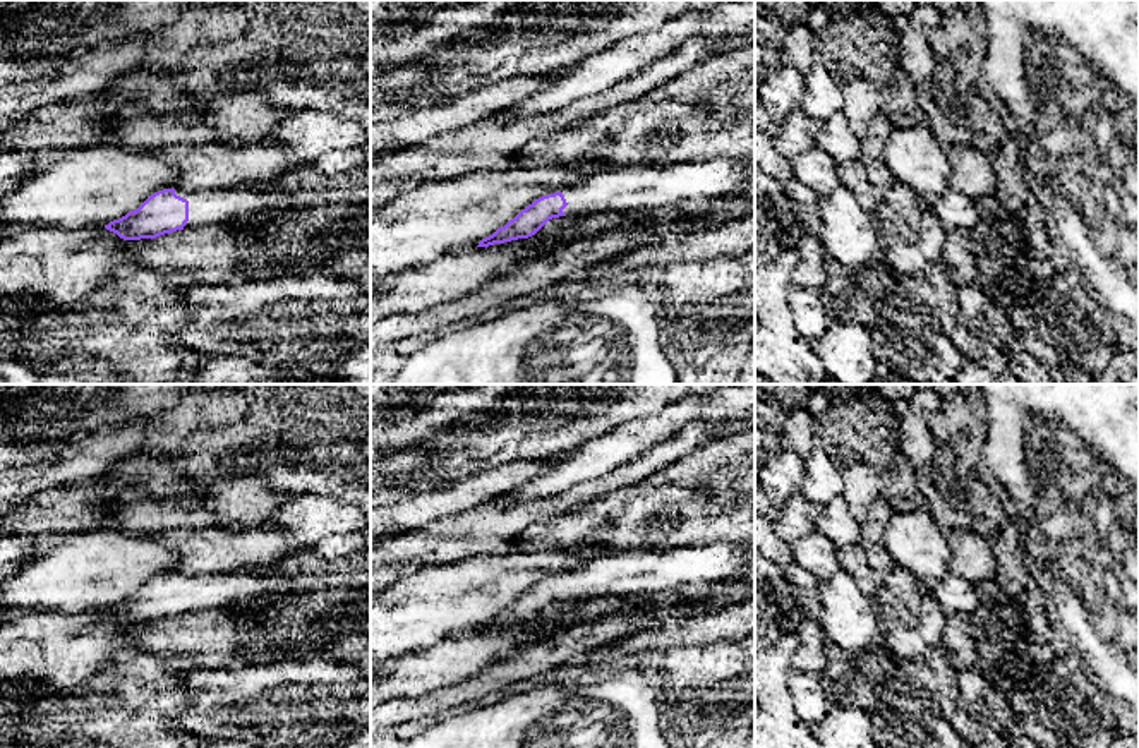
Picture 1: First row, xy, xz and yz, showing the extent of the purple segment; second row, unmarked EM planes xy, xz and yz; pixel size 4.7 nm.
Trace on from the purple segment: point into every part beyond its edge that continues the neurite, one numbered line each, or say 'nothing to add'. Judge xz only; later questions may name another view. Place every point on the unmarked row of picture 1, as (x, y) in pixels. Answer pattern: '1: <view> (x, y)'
1: xz (637, 572)

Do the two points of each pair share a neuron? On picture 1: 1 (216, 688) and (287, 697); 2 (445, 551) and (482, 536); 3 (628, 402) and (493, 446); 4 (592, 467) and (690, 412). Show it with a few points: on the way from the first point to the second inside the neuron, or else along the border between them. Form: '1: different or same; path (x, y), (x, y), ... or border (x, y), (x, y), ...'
1: same; path (234, 695), (270, 697)
2: same; path (453, 542), (458, 537), (474, 536)
3: same; path (594, 404), (561, 405), (544, 419), (527, 421)
4: same; path (616, 448), (666, 424)

